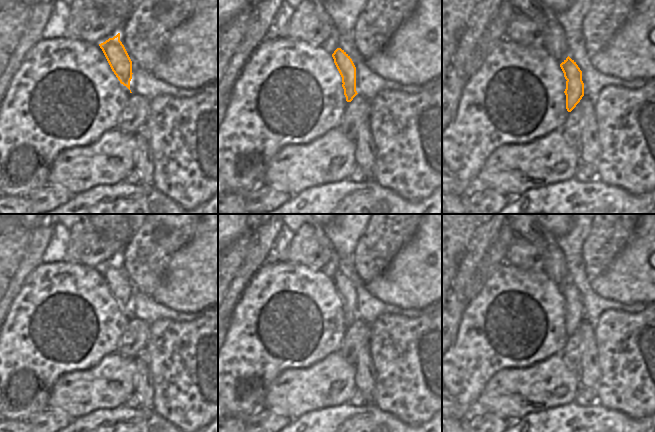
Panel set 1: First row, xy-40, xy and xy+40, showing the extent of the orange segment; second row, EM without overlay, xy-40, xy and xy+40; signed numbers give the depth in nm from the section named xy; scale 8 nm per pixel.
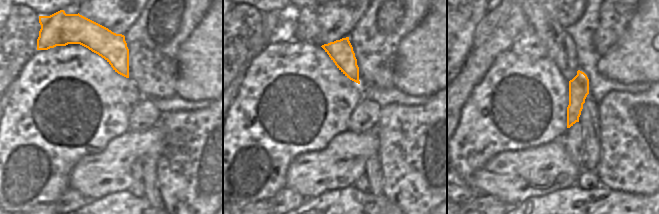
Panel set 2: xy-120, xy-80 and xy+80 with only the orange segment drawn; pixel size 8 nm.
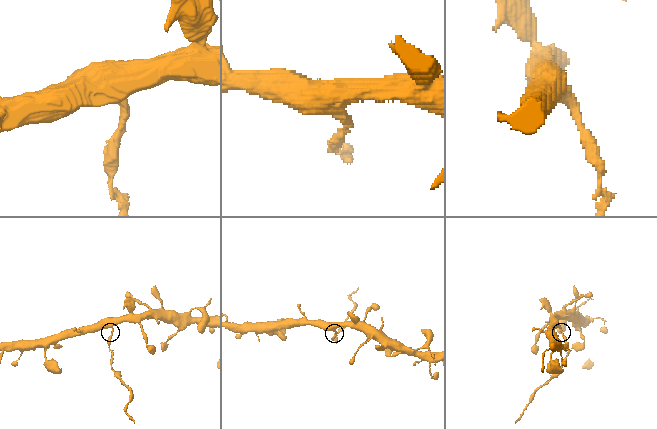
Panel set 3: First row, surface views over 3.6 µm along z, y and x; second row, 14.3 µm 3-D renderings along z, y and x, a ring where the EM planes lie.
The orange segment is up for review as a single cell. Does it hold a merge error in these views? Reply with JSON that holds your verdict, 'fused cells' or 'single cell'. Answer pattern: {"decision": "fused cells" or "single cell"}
{"decision": "fused cells"}

